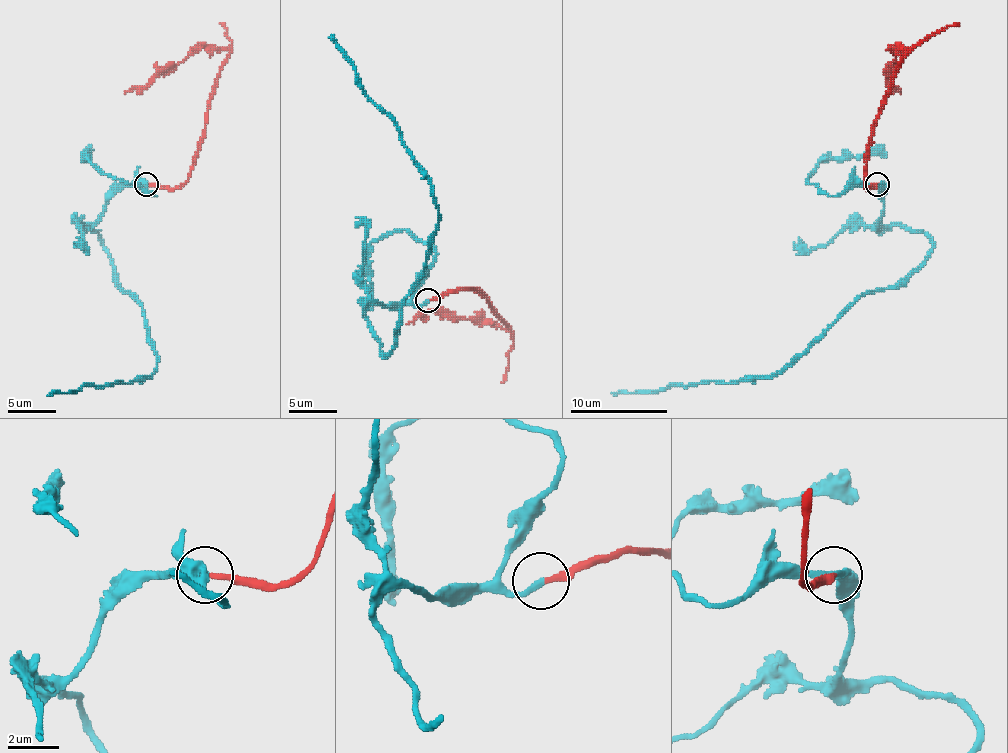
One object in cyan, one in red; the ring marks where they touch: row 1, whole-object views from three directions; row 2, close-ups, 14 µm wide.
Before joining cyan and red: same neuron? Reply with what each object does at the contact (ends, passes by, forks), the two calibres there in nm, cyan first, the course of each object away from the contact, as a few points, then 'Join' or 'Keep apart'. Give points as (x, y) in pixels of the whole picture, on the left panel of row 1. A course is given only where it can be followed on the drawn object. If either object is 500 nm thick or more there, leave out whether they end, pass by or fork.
At the ring cyan ends. At the ring red ends. Thickness 240 nm (cyan) against 240 nm. Course of cyan: (147, 184), (125, 184), (83, 225), (96, 230), (120, 288), (142, 308), (156, 368), (130, 383), (49, 393). Course of red: (147, 184), (176, 188), (188, 179), (229, 52), (195, 47), (144, 86), (125, 94). Join

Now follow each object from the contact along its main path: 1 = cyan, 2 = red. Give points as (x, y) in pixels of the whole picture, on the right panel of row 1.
1: (876, 184), (879, 222), (918, 230), (932, 249), (893, 286), (847, 308), (769, 376), (611, 393)
2: (876, 184), (869, 188), (866, 179), (874, 120), (891, 77), (905, 52), (900, 47), (888, 86), (900, 94)

